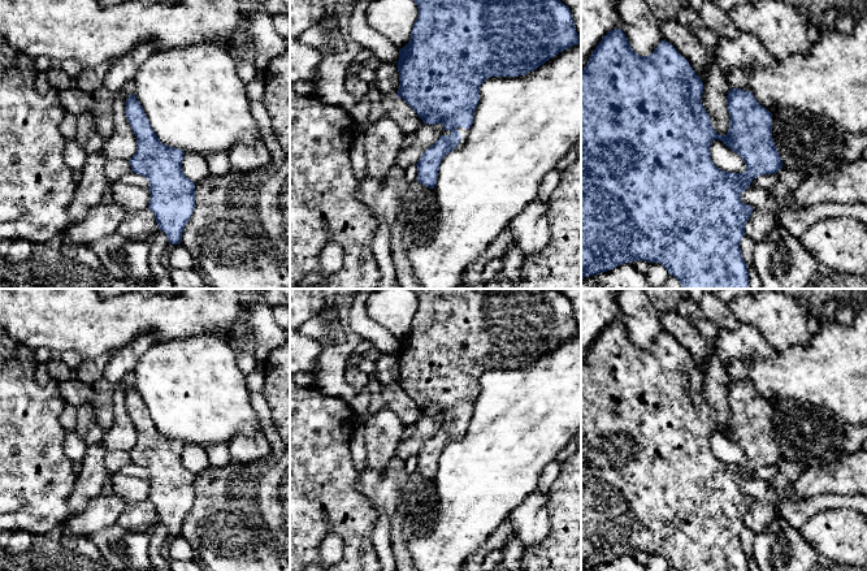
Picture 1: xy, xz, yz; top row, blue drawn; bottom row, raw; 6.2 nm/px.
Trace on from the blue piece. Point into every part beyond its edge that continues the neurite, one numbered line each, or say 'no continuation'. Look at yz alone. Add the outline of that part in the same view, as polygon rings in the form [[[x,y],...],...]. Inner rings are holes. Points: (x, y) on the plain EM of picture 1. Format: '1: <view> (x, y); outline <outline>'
no continuation

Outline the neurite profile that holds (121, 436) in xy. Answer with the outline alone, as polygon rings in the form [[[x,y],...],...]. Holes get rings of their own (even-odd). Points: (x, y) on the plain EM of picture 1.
[[[130,377],[120,381],[113,393],[113,424],[103,436],[103,445],[108,451],[129,453],[136,444],[136,428],[126,410],[126,392],[133,385]]]

